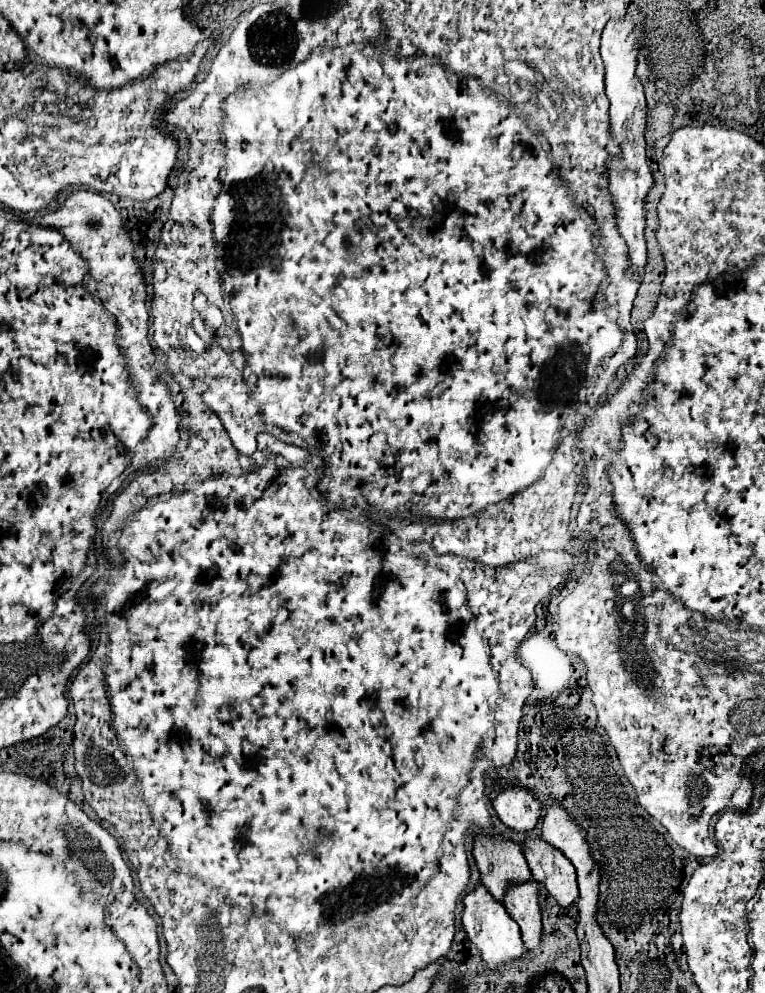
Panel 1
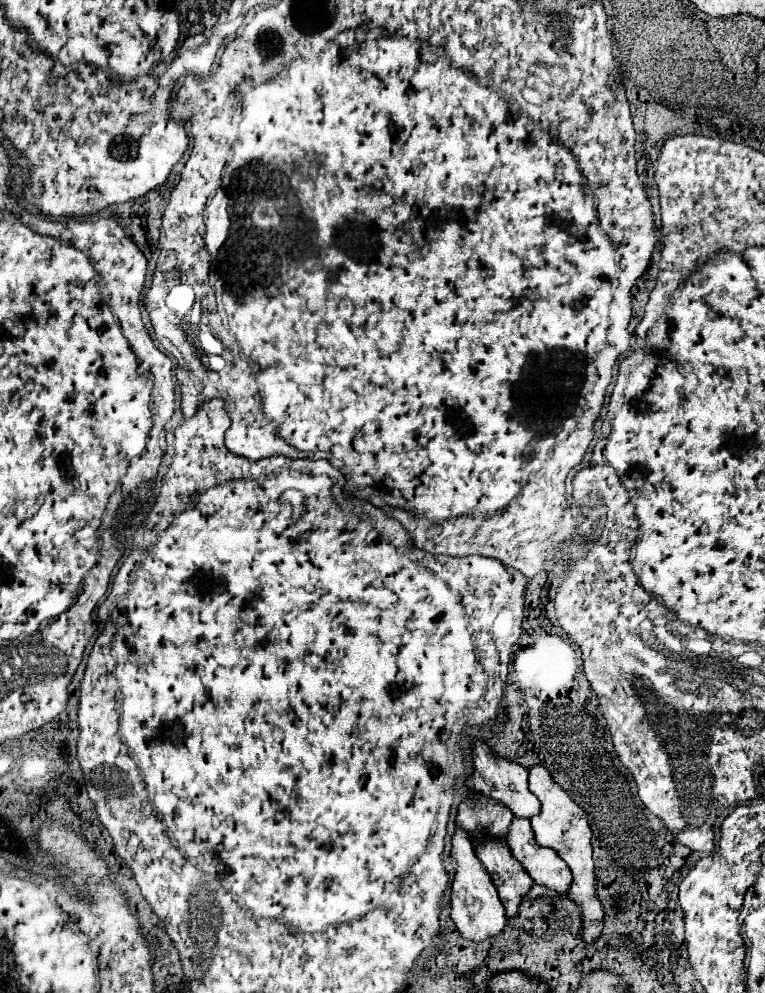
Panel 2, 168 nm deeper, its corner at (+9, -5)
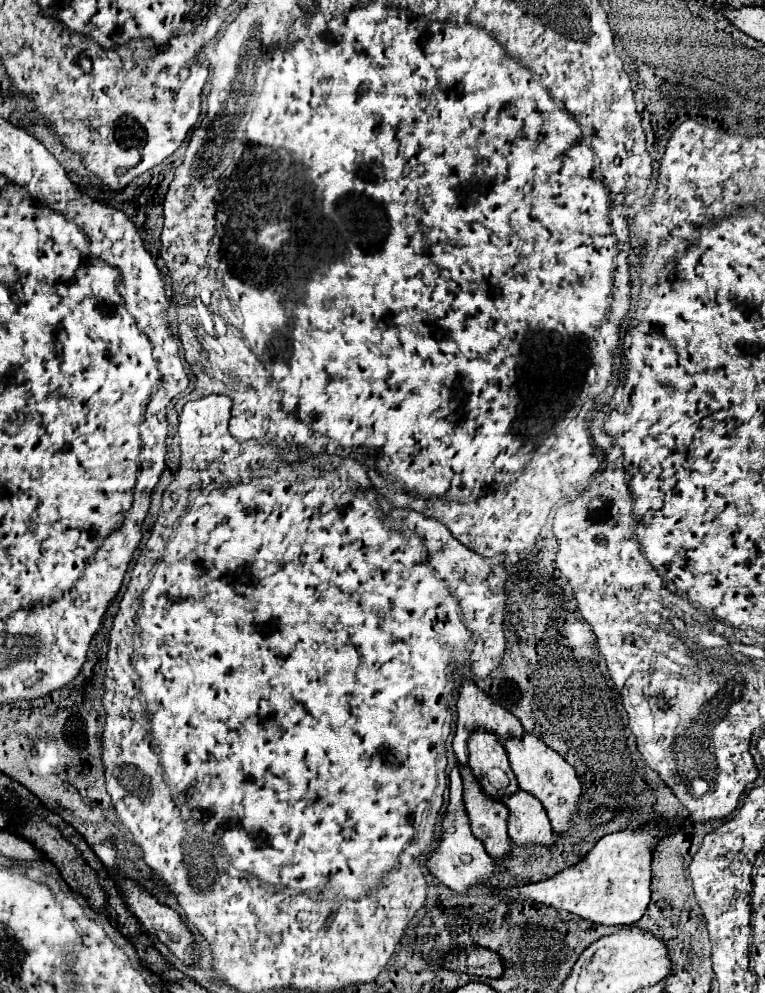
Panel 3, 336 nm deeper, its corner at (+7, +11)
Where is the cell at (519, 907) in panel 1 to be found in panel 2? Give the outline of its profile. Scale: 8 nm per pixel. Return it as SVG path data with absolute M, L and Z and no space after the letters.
M490 838L482 842L474 840L474 850L498 888L500 902L506 908L506 918L512 918L518 912L522 896L532 888L532 878L522 868L522 864L514 860L504 838Z

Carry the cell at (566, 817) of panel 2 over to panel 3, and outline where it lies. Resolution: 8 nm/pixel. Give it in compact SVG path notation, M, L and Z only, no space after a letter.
M526 734L522 740L508 738L506 752L520 790L532 794L542 802L554 832L564 838L568 834L568 822L572 822L572 816L578 812L578 804L582 800L582 784L576 778L574 768L568 766L568 762L564 762L564 758L556 754L552 748L548 748L540 738L530 734Z

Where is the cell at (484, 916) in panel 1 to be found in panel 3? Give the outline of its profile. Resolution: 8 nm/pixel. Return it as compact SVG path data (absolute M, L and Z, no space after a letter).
M458 768L450 772L450 804L442 822L442 842L438 850L428 858L428 868L444 886L452 888L458 894L466 894L470 888L484 884L496 874L494 860L484 850L484 844L472 836L464 800L462 800L462 778Z

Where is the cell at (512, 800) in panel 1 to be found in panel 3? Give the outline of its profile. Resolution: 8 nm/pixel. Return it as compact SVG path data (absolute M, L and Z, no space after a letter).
M464 682L460 688L460 698L458 698L458 724L456 724L456 736L454 736L456 760L458 760L458 766L462 766L462 768L468 766L466 764L468 762L468 734L472 734L476 730L486 730L486 732L494 734L502 744L508 736L522 736L524 734L524 728L516 716L512 716L510 712L500 708L494 700L490 700L472 682Z

